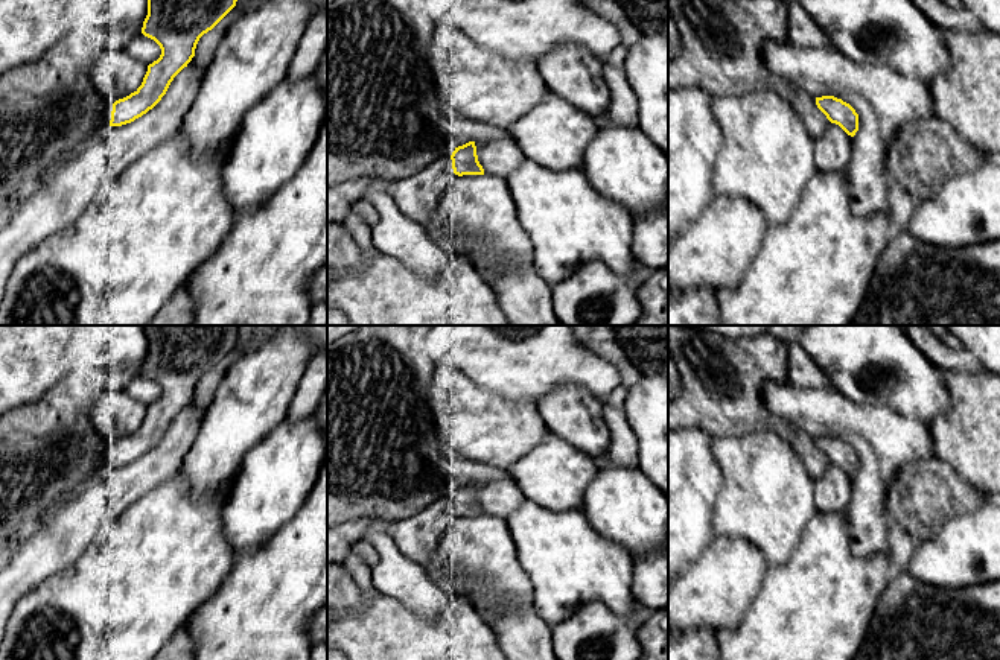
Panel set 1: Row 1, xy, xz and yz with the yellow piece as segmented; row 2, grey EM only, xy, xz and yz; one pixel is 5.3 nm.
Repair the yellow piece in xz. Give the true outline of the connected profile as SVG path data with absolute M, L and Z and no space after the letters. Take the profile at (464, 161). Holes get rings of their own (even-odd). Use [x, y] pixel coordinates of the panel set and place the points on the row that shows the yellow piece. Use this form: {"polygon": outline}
{"polygon": "M475 141L455 148L451 157L438 158L408 178L388 182L387 189L399 210L432 236L438 231L432 225L434 213L455 175L484 175Z"}

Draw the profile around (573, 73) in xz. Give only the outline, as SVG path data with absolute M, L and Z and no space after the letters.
M562 44L537 61L551 94L588 113L606 113L612 93L604 82L603 62L584 47Z

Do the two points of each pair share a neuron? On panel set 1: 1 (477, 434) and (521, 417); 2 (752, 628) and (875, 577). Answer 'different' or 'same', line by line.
1: same
2: same

